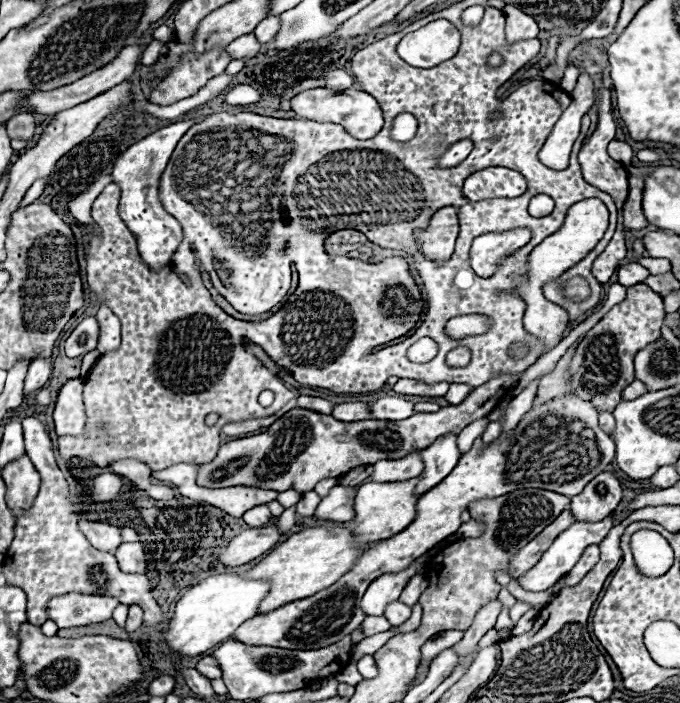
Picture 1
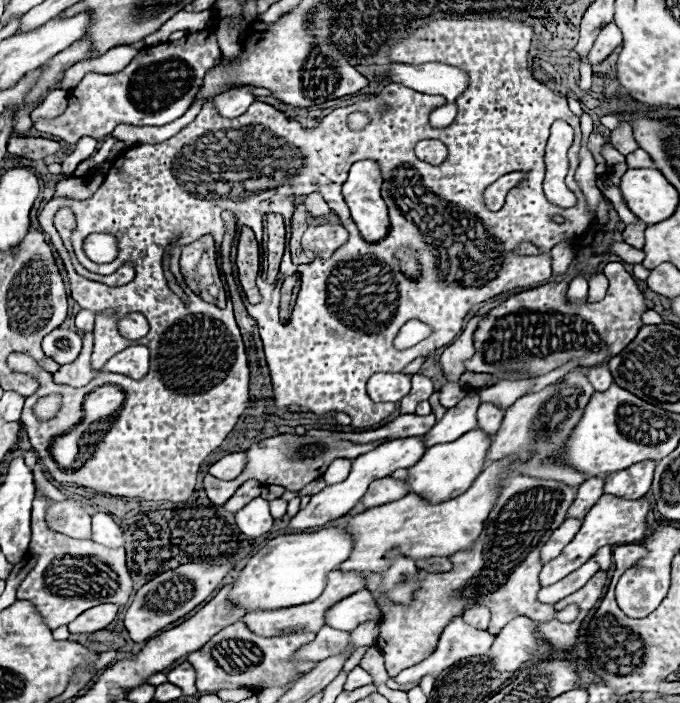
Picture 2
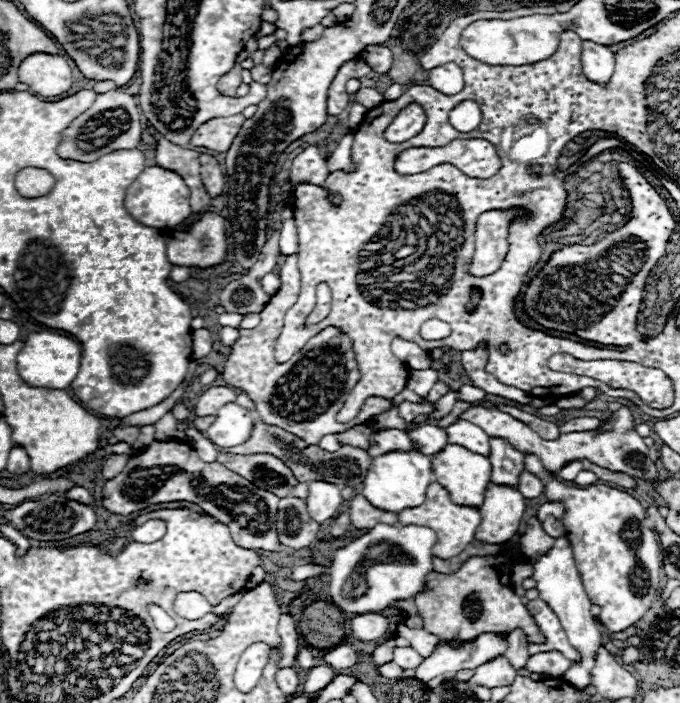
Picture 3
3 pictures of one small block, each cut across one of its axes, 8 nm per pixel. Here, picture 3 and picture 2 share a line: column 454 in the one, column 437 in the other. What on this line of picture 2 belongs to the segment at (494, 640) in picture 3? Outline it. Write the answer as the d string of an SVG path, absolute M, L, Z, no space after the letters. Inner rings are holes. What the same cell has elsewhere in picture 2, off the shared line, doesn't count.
M456 616L456 620L452 620L452 624L448 624L444 628L436 650L426 660L422 660L420 664L400 672L394 678L394 682L398 686L404 686L404 684L420 680L426 674L444 672L446 668L454 666L462 658L486 654L488 648L492 646L492 642L494 642L494 636L490 636L490 632L476 630L476 628L468 626L462 620L462 616Z

